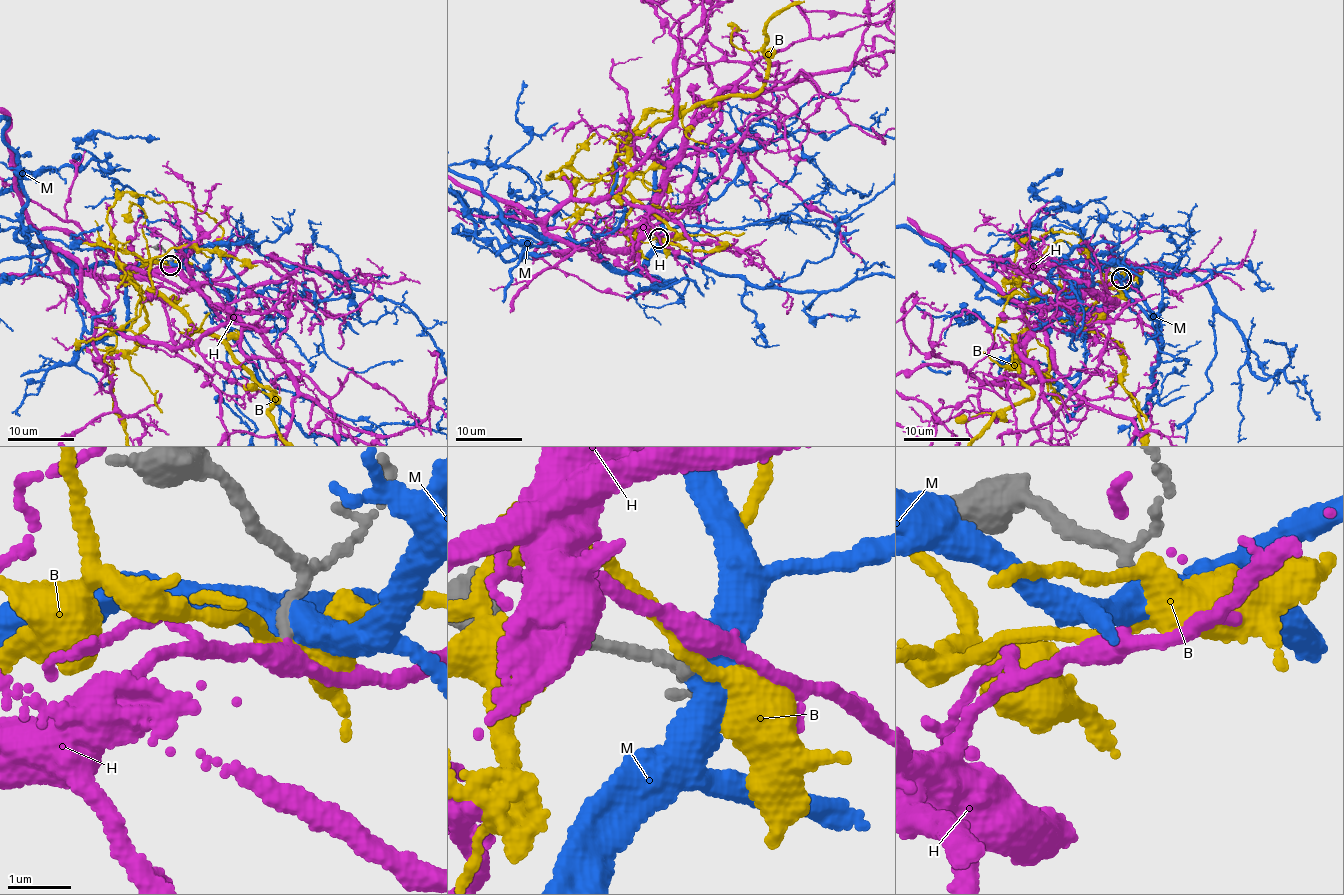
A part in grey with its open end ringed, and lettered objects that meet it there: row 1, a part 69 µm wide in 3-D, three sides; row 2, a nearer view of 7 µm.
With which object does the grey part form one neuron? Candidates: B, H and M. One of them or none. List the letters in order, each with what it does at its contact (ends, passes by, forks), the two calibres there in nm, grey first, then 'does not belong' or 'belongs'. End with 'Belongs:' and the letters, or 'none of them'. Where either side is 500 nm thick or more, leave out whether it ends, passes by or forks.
B: it passes by; calibres 120 and 280 nm; does not belong
H: it passes by; calibres 120 and 320 nm; belongs
M: it passes by; calibres 150 and 480 nm; does not belong
Belongs: H

